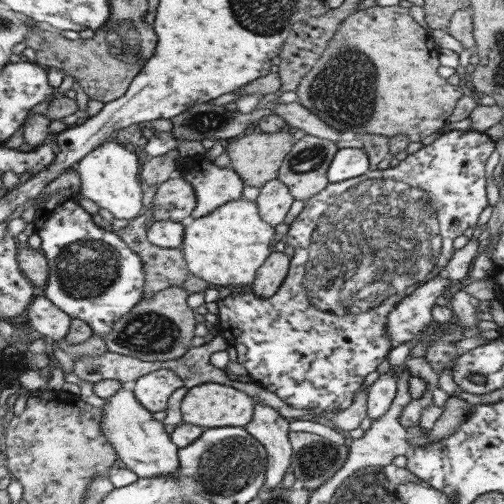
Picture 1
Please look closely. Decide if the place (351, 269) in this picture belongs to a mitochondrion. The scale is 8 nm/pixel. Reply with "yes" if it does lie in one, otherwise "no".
yes

